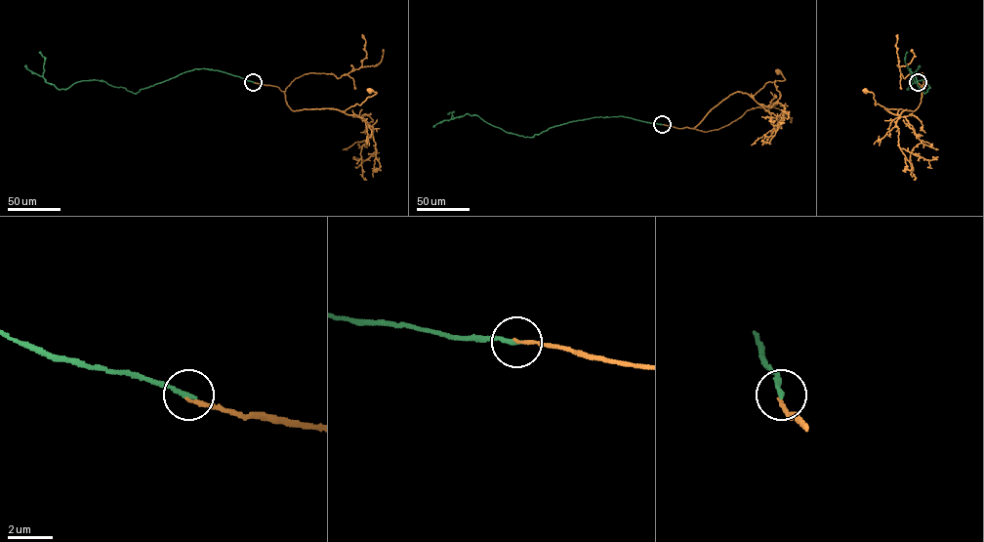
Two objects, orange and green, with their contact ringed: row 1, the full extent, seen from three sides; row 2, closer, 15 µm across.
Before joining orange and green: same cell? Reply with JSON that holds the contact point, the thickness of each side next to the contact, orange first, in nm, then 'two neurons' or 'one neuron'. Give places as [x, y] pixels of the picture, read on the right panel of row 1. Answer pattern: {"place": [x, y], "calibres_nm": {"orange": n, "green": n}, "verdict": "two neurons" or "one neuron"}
{"place": [918, 82], "calibres_nm": {"orange": 150, "green": 220}, "verdict": "one neuron"}

